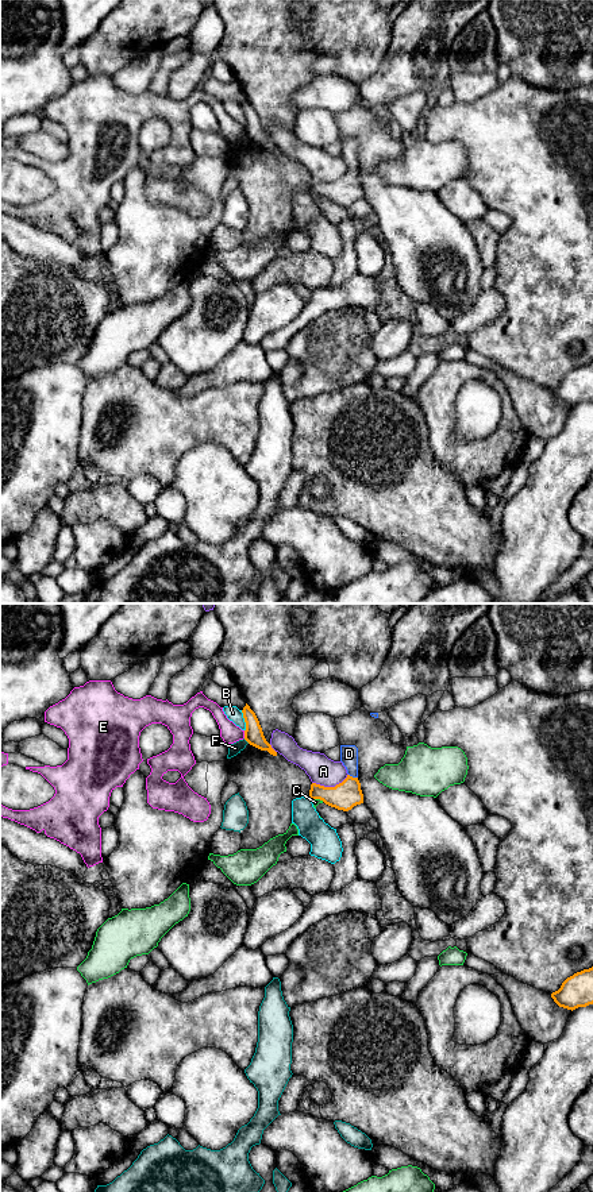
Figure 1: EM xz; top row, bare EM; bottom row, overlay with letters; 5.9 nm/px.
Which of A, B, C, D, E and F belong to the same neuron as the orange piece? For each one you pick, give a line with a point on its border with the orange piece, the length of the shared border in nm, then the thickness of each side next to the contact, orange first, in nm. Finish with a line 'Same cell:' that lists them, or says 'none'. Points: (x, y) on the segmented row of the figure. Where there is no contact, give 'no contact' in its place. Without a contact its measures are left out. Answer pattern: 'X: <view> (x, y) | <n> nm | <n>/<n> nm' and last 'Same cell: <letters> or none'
D: xz (351, 776) | 60 nm | 160/110 nm
Same cell: D

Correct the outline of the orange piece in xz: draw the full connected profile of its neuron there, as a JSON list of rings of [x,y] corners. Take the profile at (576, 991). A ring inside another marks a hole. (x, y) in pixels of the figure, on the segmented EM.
[[[593,967],[567,977],[551,998],[559,1007],[571,1011],[593,1004]]]

